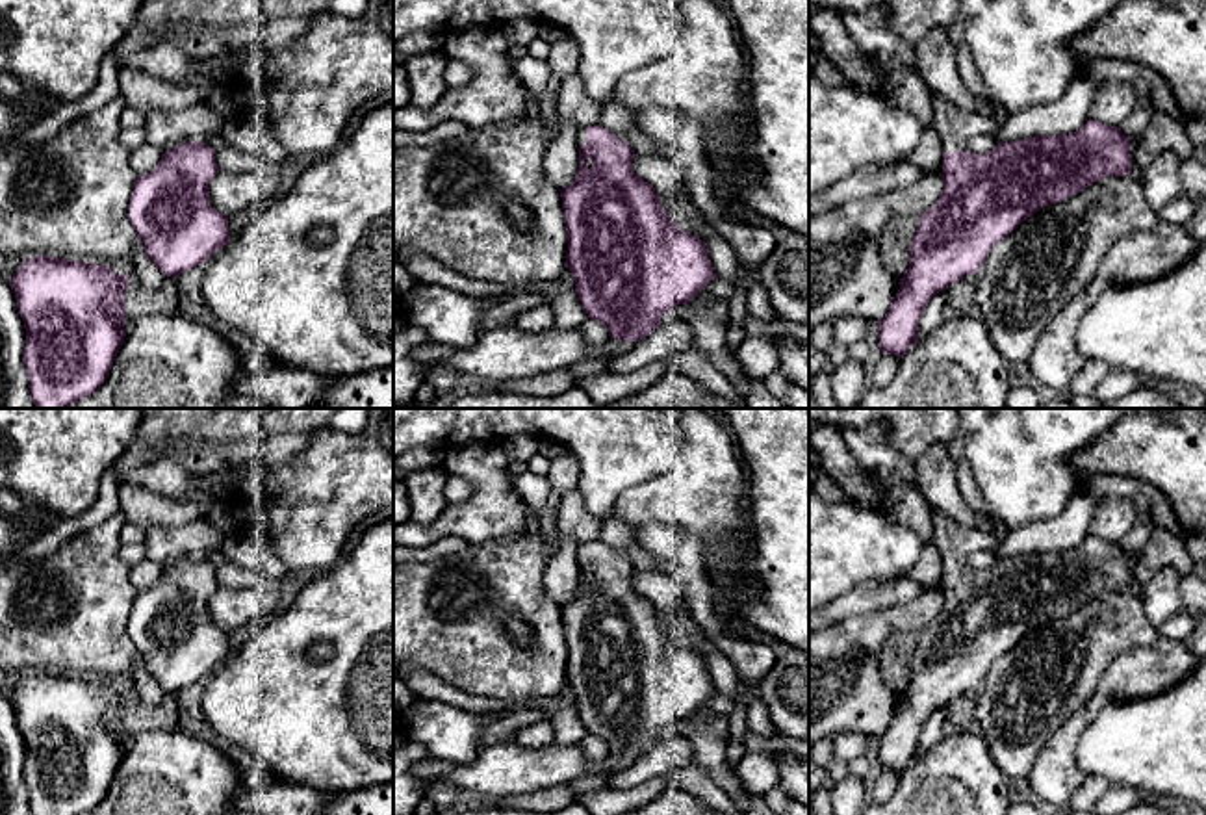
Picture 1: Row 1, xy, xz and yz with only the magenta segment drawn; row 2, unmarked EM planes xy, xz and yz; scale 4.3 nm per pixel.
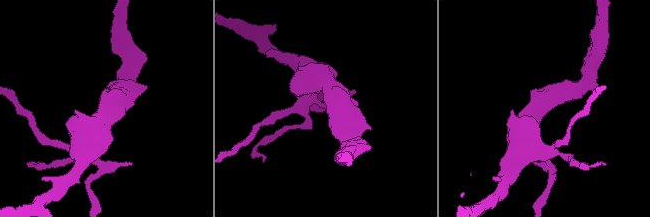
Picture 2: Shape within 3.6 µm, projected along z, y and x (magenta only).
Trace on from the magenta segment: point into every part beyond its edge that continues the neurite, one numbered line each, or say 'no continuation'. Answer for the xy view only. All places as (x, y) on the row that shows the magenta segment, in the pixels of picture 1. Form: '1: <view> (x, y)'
1: xy (164, 129)

